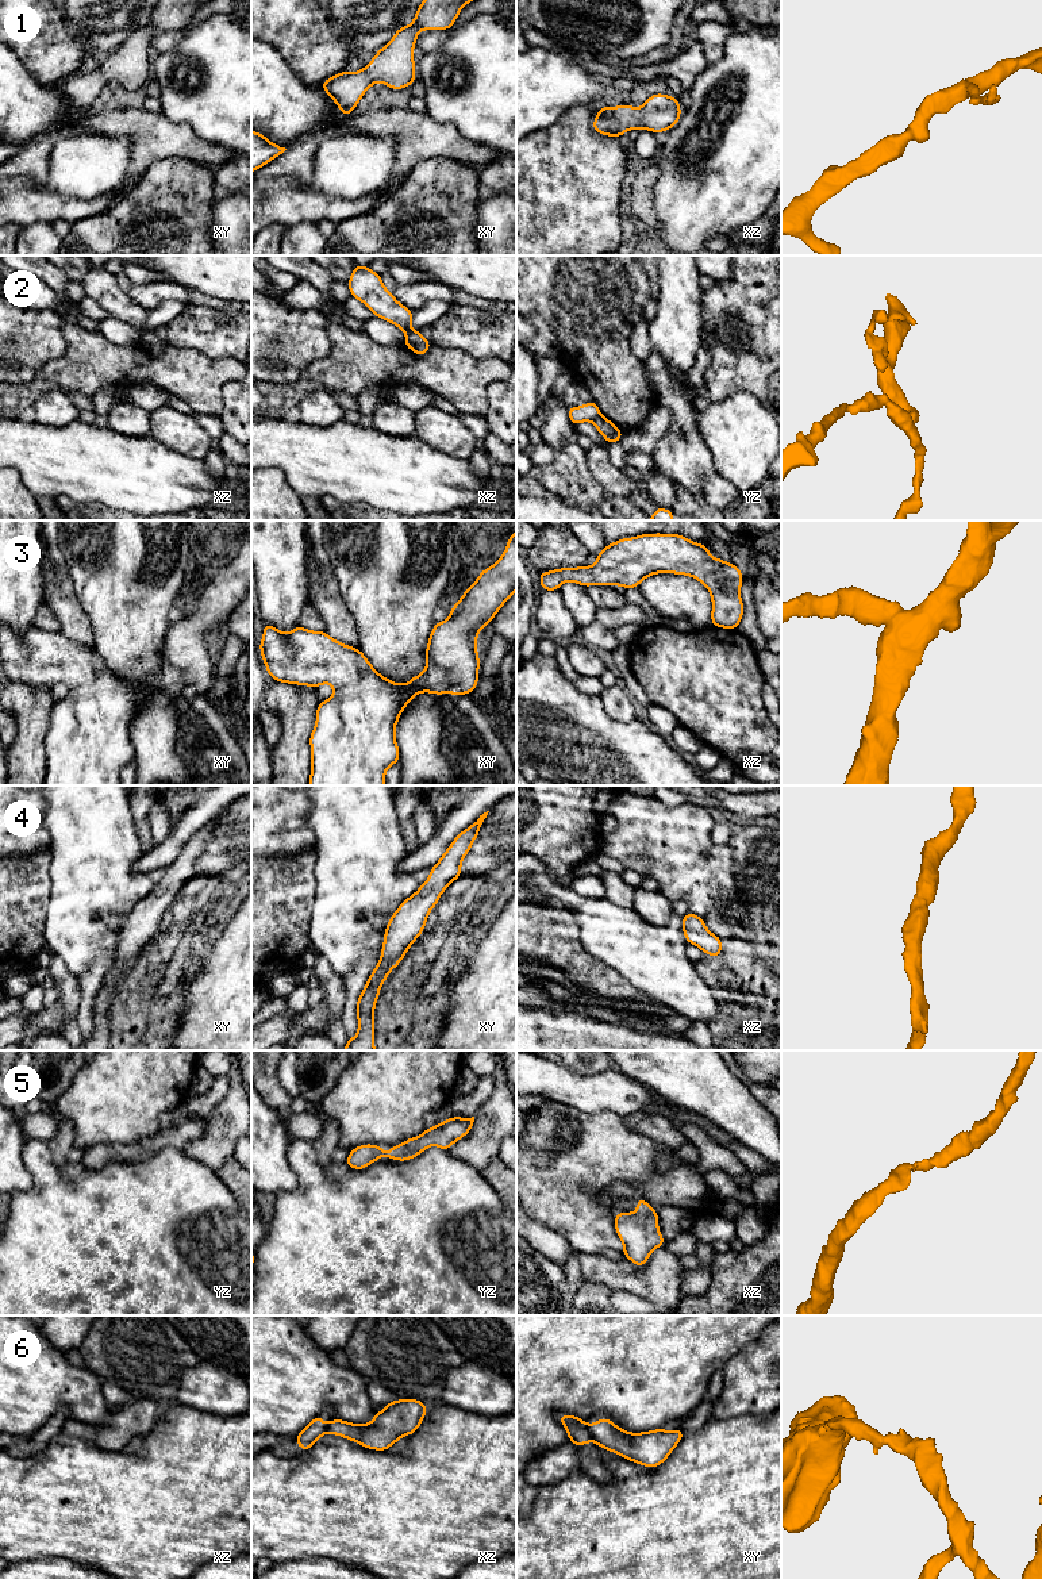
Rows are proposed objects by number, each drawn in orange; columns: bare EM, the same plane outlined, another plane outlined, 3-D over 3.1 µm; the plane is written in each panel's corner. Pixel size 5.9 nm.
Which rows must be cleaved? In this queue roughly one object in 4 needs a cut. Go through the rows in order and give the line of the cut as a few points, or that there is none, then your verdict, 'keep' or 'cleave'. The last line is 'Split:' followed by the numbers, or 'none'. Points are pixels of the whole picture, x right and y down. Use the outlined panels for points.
1: no cut; keep
2: cut in yz along (599, 414), (593, 422); cleave
3: no cut; keep
4: no cut; keep
5: no cut; keep
6: cut in xy along (588, 1428), (593, 1440); cleave
Split: 2, 6

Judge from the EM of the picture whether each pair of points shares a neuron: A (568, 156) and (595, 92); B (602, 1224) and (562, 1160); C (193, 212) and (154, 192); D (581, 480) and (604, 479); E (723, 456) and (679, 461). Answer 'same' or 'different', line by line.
A: different
B: same
C: same
D: different
E: different

